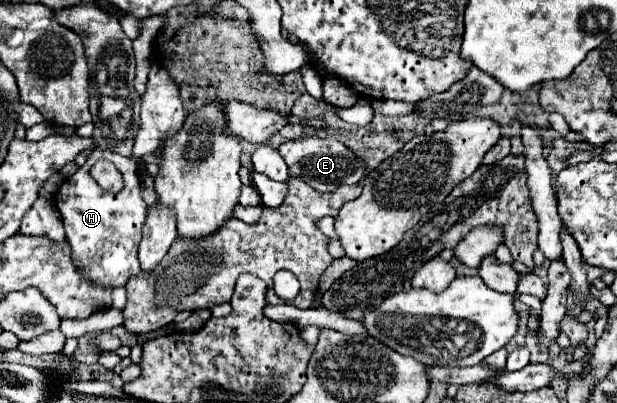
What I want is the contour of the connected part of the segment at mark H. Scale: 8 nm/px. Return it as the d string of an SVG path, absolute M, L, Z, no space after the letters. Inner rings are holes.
M94 149L88 155L86 165L68 177L54 193L54 203L60 211L66 229L66 241L72 247L74 261L92 283L122 287L130 277L140 273L138 241L142 237L142 225L146 219L146 203L140 195L138 165L132 159L122 157L110 149ZM98 159L108 159L120 169L126 187L118 195L102 191L100 185L90 177L90 167Z

